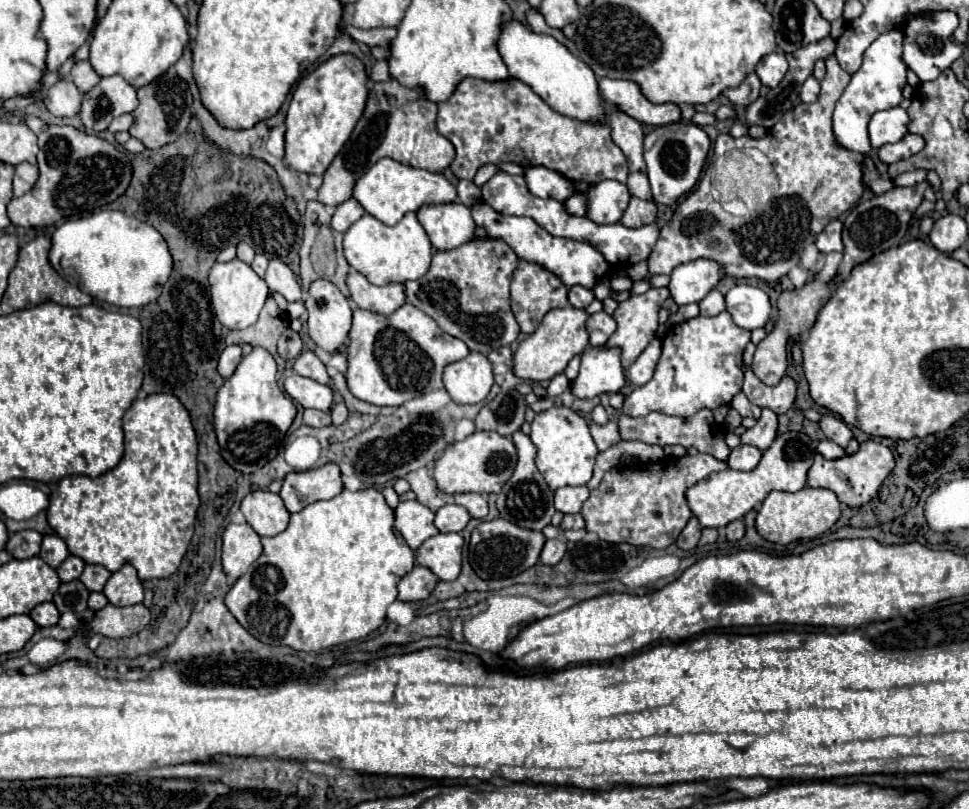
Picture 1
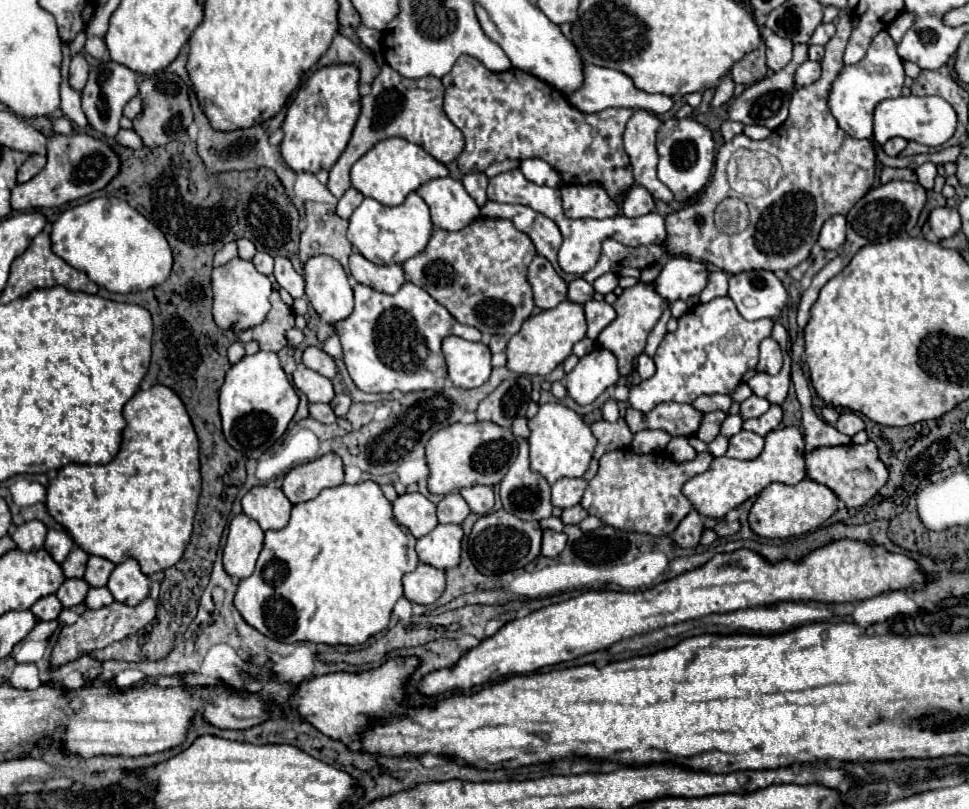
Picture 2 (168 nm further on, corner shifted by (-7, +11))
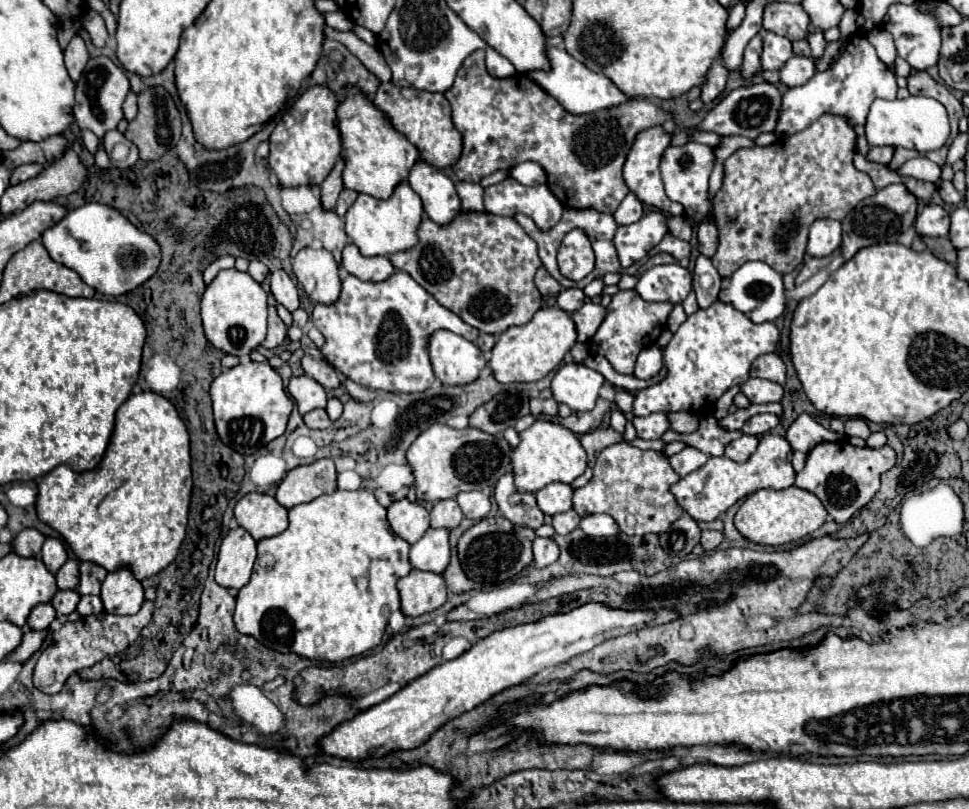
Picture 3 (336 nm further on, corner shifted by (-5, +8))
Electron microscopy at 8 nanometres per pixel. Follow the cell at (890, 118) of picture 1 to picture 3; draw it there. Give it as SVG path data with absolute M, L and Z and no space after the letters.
M907 97L907 99L875 99L867 123L865 123L865 137L869 145L891 145L891 147L905 147L915 149L919 153L941 149L949 137L949 113L947 109L933 97Z

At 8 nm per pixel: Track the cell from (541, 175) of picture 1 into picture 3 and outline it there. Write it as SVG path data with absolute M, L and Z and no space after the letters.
M525 161L525 163L515 165L511 169L511 177L517 179L521 185L545 185L547 183L547 175L545 175L543 167L533 161Z

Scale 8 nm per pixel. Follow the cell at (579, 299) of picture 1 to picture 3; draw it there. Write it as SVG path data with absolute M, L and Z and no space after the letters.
M571 287L571 289L563 289L559 295L557 295L557 305L567 311L567 313L573 313L577 311L581 305L585 303L585 293L577 287Z

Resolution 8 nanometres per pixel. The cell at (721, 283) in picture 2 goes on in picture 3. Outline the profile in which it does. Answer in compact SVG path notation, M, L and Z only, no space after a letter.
M699 255L693 271L693 291L697 293L699 307L701 309L709 307L717 299L719 289L721 289L721 277L717 269L711 265L709 257Z

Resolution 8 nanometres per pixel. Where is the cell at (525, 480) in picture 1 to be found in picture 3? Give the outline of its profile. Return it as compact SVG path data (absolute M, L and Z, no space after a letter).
M513 471L505 473L495 485L495 501L503 517L521 527L537 529L543 525L543 511L537 507L533 493L521 493L513 483Z

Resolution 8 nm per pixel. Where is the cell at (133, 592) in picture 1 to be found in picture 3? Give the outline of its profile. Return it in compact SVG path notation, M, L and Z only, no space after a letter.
M123 567L105 577L105 583L101 585L101 599L107 613L135 615L145 601L143 585L127 567Z

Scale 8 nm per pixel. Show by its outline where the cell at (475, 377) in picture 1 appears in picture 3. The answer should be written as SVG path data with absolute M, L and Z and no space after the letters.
M445 329L431 335L429 357L435 377L445 385L473 383L487 365L487 359L475 343Z

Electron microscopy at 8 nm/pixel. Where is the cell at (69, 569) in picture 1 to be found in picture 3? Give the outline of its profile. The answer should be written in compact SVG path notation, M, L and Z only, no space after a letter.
M69 559L59 571L57 571L57 585L59 589L77 589L79 587L79 563Z

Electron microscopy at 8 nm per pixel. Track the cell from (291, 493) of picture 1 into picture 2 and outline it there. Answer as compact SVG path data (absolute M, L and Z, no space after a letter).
M329 452L313 462L291 468L283 478L283 492L291 504L313 500L321 490L343 484L343 462Z

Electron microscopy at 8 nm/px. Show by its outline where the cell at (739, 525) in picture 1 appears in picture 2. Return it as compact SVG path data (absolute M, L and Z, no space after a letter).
M719 520L719 522L717 522L717 526L715 526L713 530L715 530L715 534L717 534L719 538L723 538L723 536L731 536L731 534L735 534L735 532L739 530L739 522Z

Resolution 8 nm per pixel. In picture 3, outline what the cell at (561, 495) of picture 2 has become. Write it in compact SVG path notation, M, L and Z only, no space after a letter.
M551 483L535 493L537 505L545 515L565 513L573 507L573 491L575 489L567 483Z

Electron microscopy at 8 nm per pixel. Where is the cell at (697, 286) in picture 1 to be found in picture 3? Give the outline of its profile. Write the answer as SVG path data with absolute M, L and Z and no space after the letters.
M679 263L657 265L639 277L637 293L645 301L669 301L683 303L691 291L691 273Z

